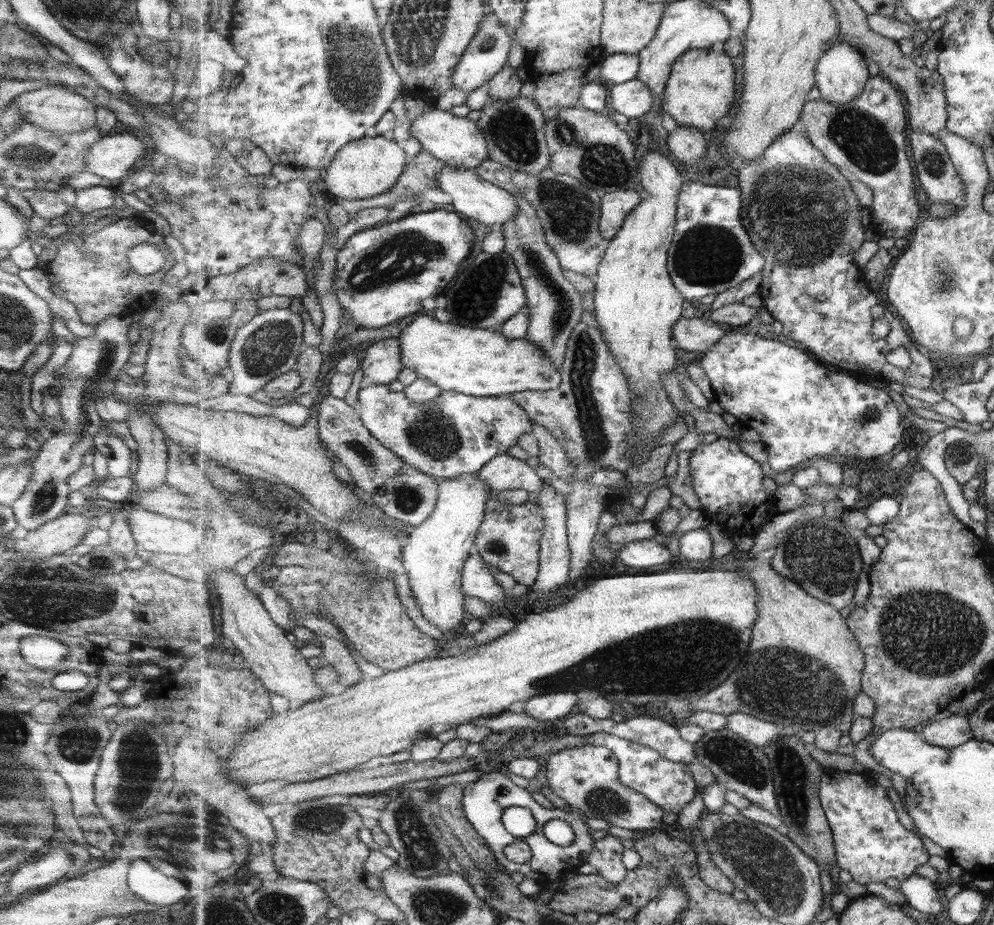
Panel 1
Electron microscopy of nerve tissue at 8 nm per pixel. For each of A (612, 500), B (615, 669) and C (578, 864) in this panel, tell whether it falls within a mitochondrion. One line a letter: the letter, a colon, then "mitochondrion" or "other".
A: other
B: mitochondrion
C: other

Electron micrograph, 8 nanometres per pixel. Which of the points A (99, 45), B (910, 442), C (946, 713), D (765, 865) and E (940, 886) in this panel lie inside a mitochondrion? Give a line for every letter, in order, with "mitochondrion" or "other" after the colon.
A: other
B: other
C: other
D: mitochondrion
E: other

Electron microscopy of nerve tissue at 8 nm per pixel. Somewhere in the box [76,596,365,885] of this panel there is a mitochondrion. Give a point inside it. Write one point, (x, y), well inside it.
(138, 761)

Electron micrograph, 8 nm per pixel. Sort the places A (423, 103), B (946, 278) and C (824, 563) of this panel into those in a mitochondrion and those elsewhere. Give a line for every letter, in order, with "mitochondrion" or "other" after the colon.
A: other
B: mitochondrion
C: mitochondrion

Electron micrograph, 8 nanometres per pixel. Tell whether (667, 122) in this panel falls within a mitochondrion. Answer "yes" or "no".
no

